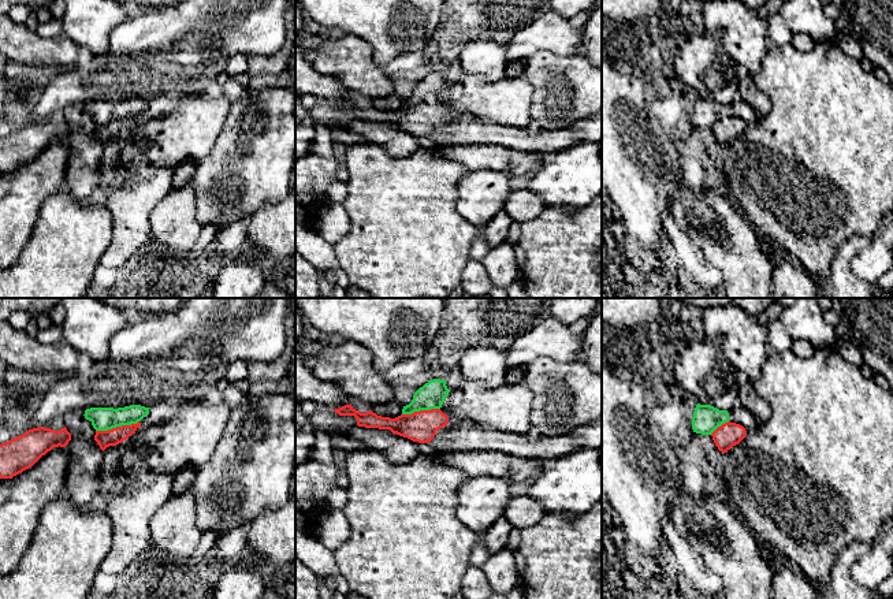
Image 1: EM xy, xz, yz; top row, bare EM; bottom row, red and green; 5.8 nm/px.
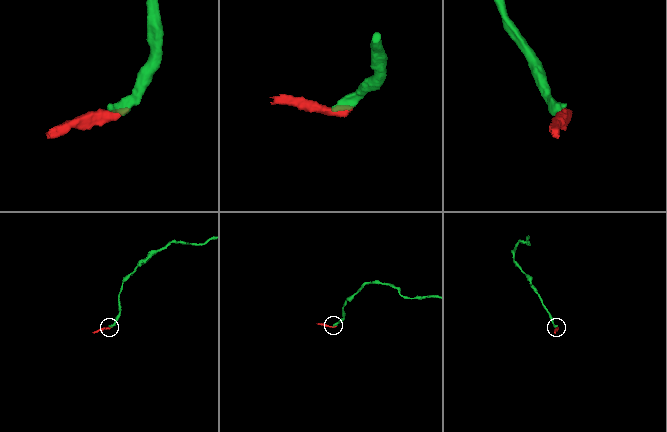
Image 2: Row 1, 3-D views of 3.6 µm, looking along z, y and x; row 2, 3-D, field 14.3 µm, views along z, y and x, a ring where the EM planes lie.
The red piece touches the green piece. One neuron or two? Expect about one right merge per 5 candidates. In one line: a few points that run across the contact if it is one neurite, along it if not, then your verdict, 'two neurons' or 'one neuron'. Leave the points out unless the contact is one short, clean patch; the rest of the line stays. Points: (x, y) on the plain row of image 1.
line xy (138, 114), (96, 125); two neurons

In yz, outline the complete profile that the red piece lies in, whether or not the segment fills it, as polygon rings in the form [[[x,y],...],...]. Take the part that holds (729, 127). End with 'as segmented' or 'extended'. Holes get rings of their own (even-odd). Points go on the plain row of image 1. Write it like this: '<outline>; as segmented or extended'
[[[725,116],[718,120],[712,127],[712,134],[719,145],[726,146],[733,139],[738,138],[747,129],[743,119],[736,116]]]; as segmented

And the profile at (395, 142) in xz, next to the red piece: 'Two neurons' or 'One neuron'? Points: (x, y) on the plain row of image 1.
Two neurons

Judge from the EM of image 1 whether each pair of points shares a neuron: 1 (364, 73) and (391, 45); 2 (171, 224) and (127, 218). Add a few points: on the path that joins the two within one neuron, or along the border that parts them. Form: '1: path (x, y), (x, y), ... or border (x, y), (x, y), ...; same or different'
1: border (356, 36), (369, 44), (372, 59), (382, 67); different
2: border (167, 194), (151, 214), (151, 237); different

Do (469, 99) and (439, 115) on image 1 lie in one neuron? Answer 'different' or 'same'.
different

